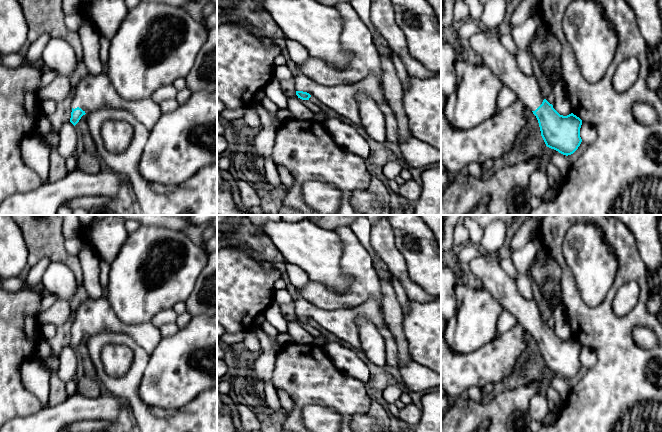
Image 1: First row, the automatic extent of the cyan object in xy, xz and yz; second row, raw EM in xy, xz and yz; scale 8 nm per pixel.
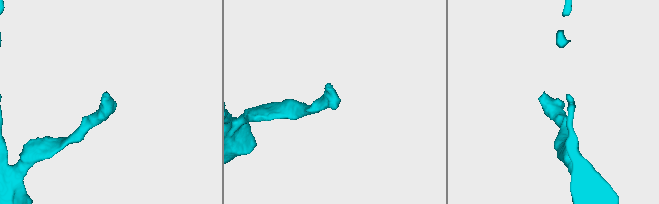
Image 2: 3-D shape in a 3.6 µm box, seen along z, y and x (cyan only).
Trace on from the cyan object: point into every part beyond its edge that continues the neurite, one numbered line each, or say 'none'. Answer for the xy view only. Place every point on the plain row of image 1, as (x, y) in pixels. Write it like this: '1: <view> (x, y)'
1: xy (93, 316)

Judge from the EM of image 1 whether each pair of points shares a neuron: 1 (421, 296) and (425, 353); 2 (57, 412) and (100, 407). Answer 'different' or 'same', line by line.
1: different
2: same

